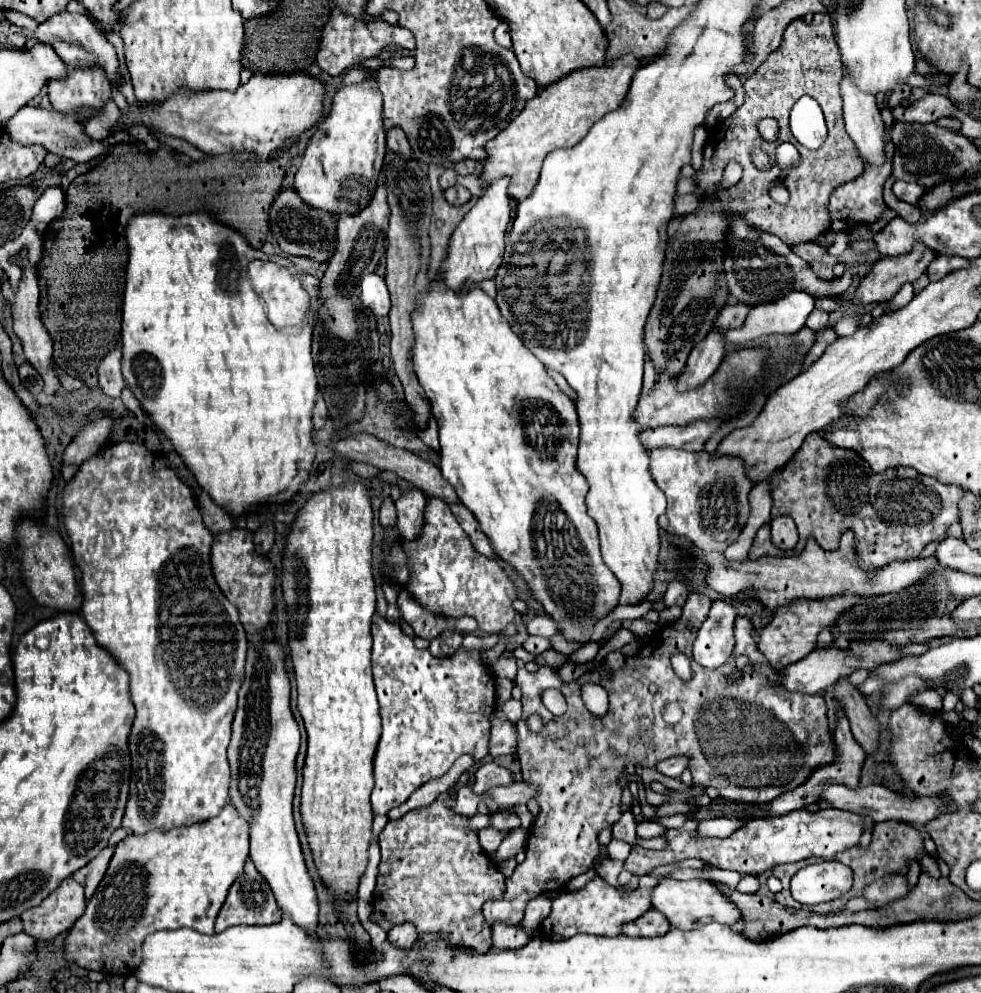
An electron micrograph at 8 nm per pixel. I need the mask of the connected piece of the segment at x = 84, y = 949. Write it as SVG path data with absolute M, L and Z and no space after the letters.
M229 803L225 809L205 823L191 827L177 827L167 833L153 831L147 835L127 835L117 847L109 863L109 869L99 883L95 895L87 901L87 911L71 927L65 939L65 961L87 971L99 971L103 975L127 977L141 961L141 945L145 935L163 929L189 927L199 933L215 933L215 919L225 903L231 883L243 873L243 865L249 859L249 825L239 817Z

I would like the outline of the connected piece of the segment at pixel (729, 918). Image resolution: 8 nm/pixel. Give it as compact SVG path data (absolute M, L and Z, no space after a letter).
M663 879L651 895L651 905L661 911L669 923L677 929L699 929L711 921L733 925L741 919L739 907L725 897L711 881L707 879L689 879L689 881L675 881L675 879Z

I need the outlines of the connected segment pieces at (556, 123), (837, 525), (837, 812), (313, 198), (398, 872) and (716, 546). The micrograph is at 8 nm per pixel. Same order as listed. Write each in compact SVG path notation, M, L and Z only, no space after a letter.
M625 55L613 61L613 67L579 69L547 89L541 89L539 95L527 101L523 113L519 113L511 125L495 137L495 141L487 143L487 159L479 175L481 185L487 187L499 177L511 177L507 187L509 197L517 201L527 199L539 181L545 155L555 149L569 149L571 145L577 145L595 121L599 121L605 113L615 111L623 103L631 77L637 69L639 61L633 55Z
M811 433L805 437L799 453L795 453L795 457L779 473L775 473L775 477L771 477L769 487L773 499L771 519L789 515L799 529L799 543L793 551L777 549L771 543L771 525L765 523L755 535L749 559L759 559L765 555L797 555L803 551L809 537L815 537L815 541L825 551L835 551L839 549L841 535L851 529L855 533L853 547L855 553L859 553L859 561L863 561L863 565L879 567L887 565L887 561L905 561L907 557L917 557L927 543L943 539L947 527L959 521L959 501L963 497L963 489L959 489L959 485L945 485L939 479L921 475L911 467L891 467L883 473L875 473L859 453L829 445L825 439L821 439L819 433Z
M801 809L795 813L785 813L783 817L775 817L775 821L751 819L743 827L733 831L727 839L699 837L697 825L699 821L695 817L687 817L683 827L667 829L667 833L663 833L667 845L659 851L643 847L631 849L631 855L625 859L625 869L633 875L649 875L659 865L671 865L695 857L715 869L729 869L741 875L761 875L765 871L771 871L775 865L795 863L811 855L831 859L839 851L859 845L859 837L863 833L861 817L843 809L823 809L819 813L809 813L807 809Z
M375 81L349 85L333 97L331 111L313 133L295 175L295 189L307 205L333 213L355 213L371 201L385 157L383 103L375 87Z
M451 791L443 793L435 803L413 809L397 821L389 821L379 835L381 863L377 873L377 887L373 893L373 921L379 921L383 929L411 921L419 935L429 931L445 931L451 943L463 943L465 947L485 953L491 949L491 927L485 923L481 907L489 899L499 899L506 890L505 877L499 873L497 865L483 853L477 831L469 829L467 817L453 811L447 803L451 801Z
M673 447L653 449L649 459L651 459L651 463L649 463L651 477L655 479L655 483L667 497L667 511L659 517L659 527L671 535L679 535L679 537L685 535L703 551L721 551L723 553L739 537L739 533L749 517L747 493L751 491L753 483L745 475L743 461L737 457L711 457L705 451L689 453L689 451L681 451L681 449L673 449Z

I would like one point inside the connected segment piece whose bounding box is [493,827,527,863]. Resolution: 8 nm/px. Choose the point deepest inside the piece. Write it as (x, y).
(517, 838)

